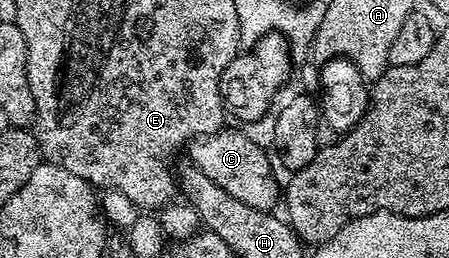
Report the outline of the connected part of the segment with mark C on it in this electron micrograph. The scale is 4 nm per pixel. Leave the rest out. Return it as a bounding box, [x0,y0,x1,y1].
[190,129,281,211]

